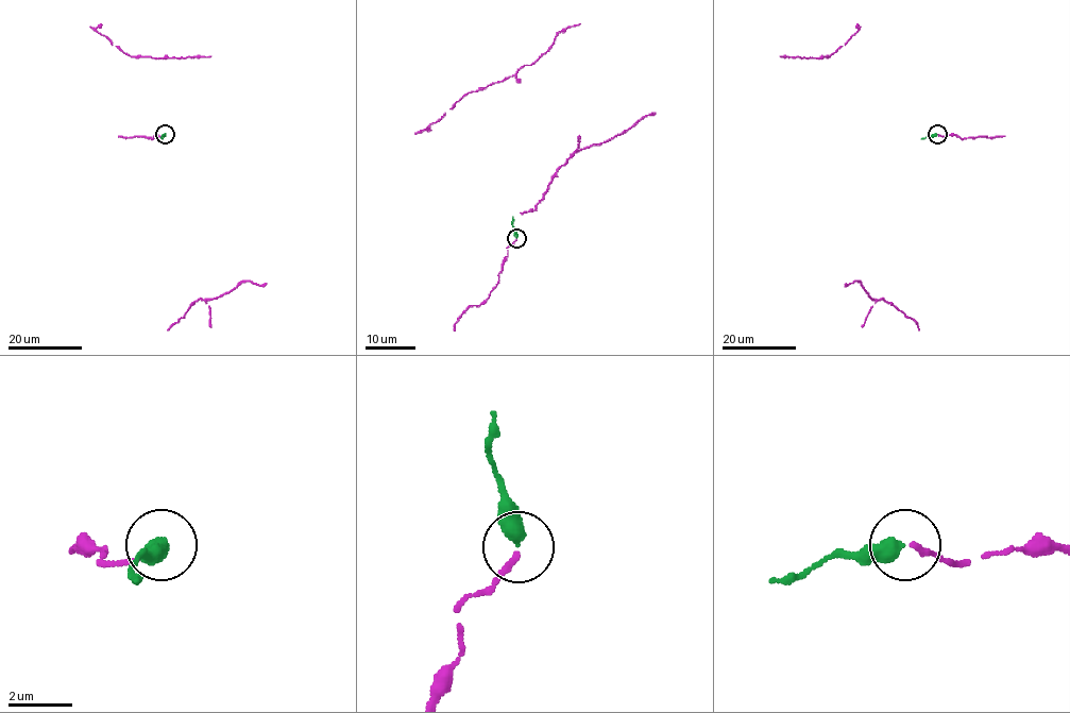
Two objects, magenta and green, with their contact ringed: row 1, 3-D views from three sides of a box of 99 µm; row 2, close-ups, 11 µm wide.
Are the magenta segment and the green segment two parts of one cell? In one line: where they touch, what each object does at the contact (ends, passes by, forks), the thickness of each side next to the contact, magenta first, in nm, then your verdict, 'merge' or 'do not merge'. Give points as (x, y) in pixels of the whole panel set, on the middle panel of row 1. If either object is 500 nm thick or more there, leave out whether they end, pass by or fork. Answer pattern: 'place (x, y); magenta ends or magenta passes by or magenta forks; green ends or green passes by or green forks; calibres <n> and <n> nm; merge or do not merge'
place (516, 238); magenta ends; green ends; calibres 180 and 480 nm; merge

